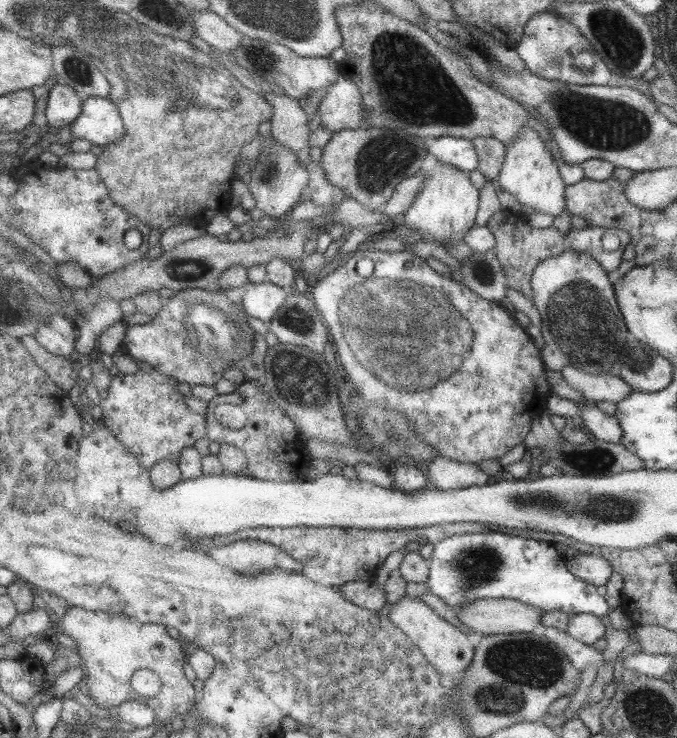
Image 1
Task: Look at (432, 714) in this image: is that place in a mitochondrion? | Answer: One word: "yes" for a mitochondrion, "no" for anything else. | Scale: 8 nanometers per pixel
no

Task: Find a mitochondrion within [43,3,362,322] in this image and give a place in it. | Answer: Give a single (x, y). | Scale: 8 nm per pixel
(79, 68)

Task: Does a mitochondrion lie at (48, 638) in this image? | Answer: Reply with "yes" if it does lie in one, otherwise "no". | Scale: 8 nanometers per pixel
no

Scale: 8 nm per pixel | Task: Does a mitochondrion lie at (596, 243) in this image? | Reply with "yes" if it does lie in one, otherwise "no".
no

